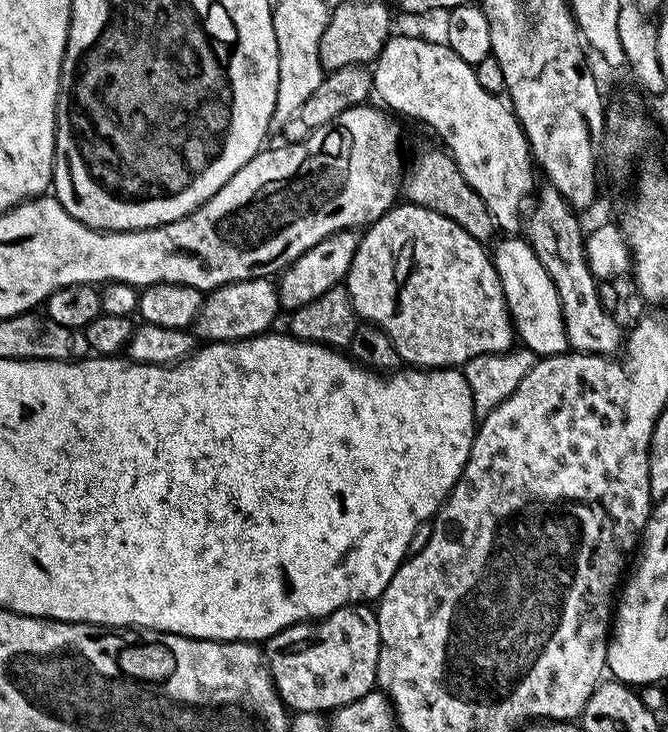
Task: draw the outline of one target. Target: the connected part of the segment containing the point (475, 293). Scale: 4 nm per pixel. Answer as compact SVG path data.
M400 202L391 208L382 218L378 218L372 224L367 225L366 231L360 236L360 245L352 259L352 265L346 277L346 287L350 294L350 302L357 317L365 324L372 324L380 328L394 344L394 350L400 356L405 365L414 368L454 368L463 366L468 360L478 355L488 353L505 353L513 347L514 329L512 316L508 312L506 298L500 285L496 268L492 265L489 249L479 240L475 240L470 234L458 226L450 218L438 214L429 208L423 208L421 204L411 202Z

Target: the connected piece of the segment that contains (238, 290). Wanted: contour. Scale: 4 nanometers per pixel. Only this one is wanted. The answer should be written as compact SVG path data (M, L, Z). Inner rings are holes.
M271 279L236 280L233 284L223 284L205 295L200 313L196 315L194 332L201 341L245 340L259 336L271 329L276 320L276 312L281 311L278 288Z

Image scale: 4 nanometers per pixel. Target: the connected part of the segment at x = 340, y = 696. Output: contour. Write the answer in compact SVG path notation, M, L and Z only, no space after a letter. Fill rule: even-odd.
M367 603L347 604L319 620L290 626L270 637L262 651L276 693L293 713L328 714L377 687L380 635L376 613Z

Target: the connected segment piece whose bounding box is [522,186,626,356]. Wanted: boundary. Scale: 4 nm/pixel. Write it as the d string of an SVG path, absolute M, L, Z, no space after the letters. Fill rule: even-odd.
M551 186L539 189L536 205L527 209L522 228L526 233L528 245L538 254L538 260L550 274L558 290L562 306L562 318L566 326L568 347L574 352L589 352L595 356L612 356L621 351L626 336L620 333L620 324L613 313L602 306L598 298L598 281L588 269L588 260L584 255L585 233L580 233L580 220L572 205L567 204Z

